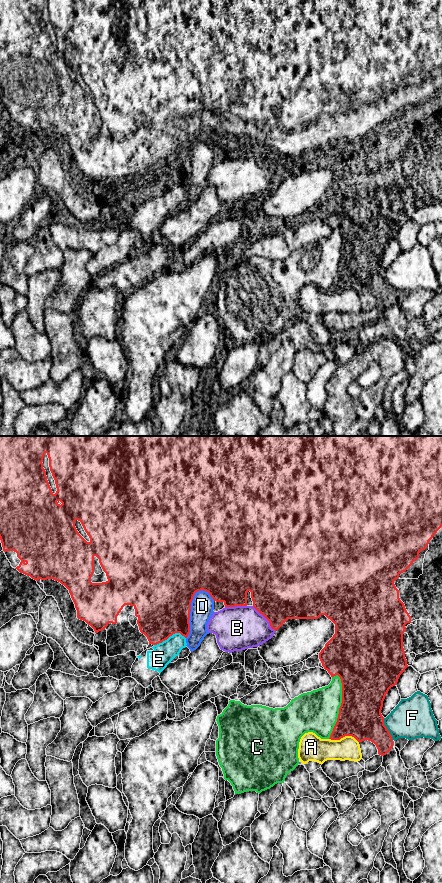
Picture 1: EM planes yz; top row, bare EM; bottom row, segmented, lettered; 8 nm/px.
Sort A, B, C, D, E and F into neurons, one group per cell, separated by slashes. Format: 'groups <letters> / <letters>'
groups A / B / C / D / E / F

